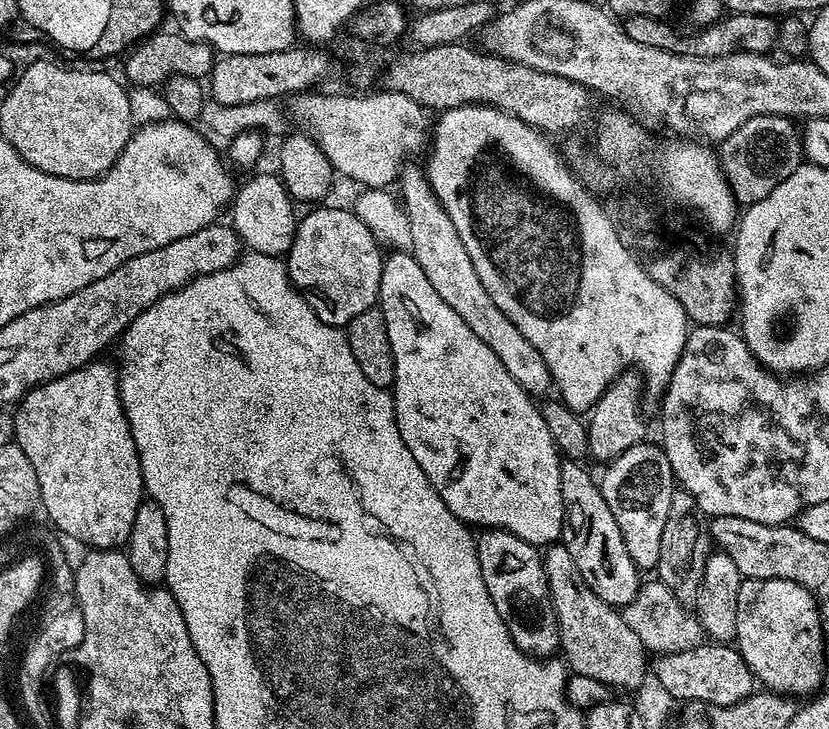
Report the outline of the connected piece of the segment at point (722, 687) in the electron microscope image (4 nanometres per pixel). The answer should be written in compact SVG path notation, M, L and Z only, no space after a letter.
M705 642L694 650L657 655L654 674L676 702L697 700L714 706L734 706L751 696L754 691L754 677L750 666L746 666L740 653L728 642Z

